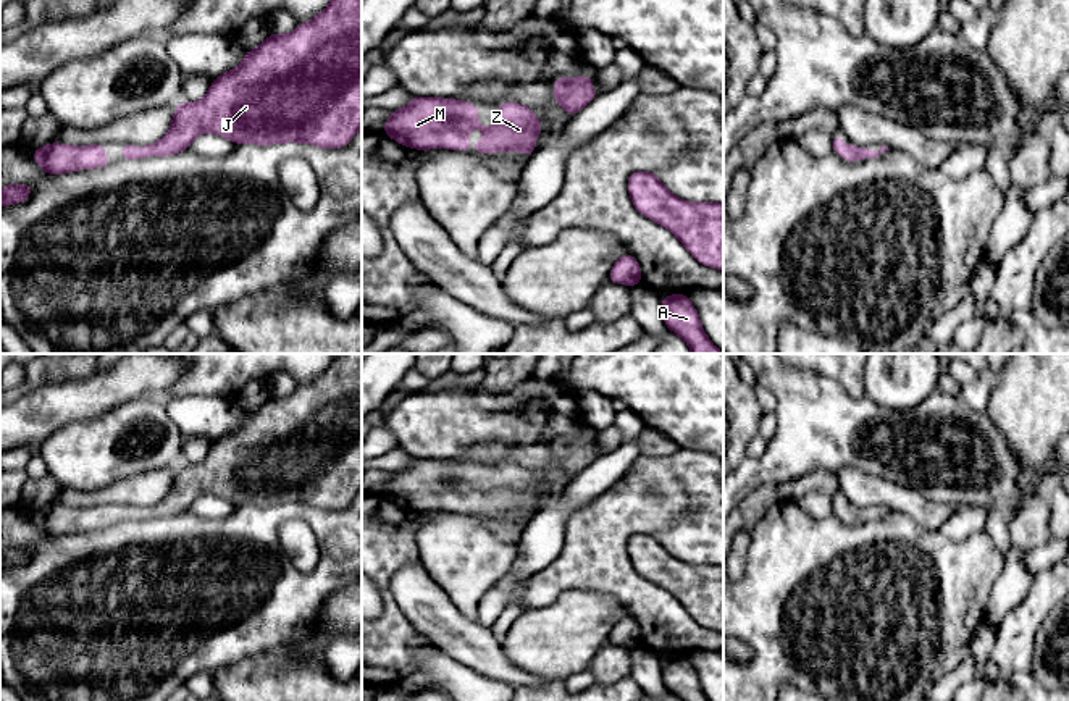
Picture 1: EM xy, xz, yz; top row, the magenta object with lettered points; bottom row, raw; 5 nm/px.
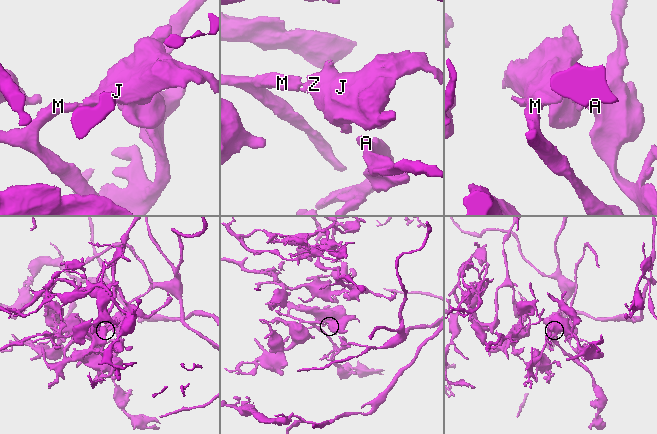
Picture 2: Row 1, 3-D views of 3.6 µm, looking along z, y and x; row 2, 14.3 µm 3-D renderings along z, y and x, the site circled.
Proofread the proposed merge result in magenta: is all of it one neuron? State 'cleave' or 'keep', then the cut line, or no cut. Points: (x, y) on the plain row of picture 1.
keep | no cut

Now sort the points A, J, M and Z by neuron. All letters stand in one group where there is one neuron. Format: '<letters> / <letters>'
A J M Z

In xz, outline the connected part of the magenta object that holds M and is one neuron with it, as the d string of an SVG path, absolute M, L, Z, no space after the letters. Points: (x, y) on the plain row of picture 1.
M412 459L402 472L392 472L383 496L415 512L452 510L470 514L468 493L483 491L484 501L475 504L480 517L507 512L533 517L543 485L534 473L515 464L497 467L493 489L478 483L480 468L467 462L442 459Z

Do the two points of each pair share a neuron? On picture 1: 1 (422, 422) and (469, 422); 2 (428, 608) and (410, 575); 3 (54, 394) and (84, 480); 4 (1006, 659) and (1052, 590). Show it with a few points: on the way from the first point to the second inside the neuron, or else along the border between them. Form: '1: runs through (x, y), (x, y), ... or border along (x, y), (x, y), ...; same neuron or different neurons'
1: runs through (433, 422), (457, 422); same neuron
2: runs through (422, 600), (410, 583); same neuron
3: border along (102, 415), (92, 420), (65, 423), (36, 448); different neurons
4: runs through (1014, 642), (1018, 629), (1034, 608); same neuron

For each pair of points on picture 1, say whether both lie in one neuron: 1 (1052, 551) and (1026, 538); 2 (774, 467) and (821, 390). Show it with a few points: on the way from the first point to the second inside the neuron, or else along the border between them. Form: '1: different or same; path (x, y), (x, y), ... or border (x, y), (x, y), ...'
1: different; border (1052, 537), (1026, 554)
2: same; path (793, 448), (816, 425), (816, 409)

